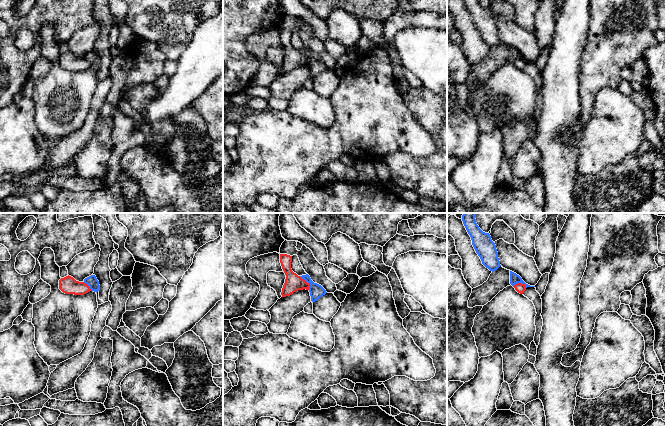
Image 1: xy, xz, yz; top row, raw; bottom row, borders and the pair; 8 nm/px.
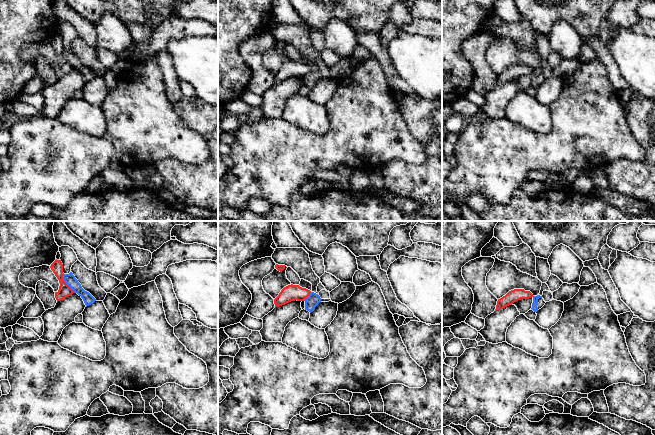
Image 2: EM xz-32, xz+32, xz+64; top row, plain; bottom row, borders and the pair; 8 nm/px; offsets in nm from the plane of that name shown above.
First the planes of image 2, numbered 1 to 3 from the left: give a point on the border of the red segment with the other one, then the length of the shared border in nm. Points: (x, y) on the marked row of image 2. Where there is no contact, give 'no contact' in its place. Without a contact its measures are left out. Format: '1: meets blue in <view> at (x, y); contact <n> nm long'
1: meets blue in xz-32 at (66, 283); contact 190 nm long
2: meets blue in xz+32 at (308, 296); contact 100 nm long
3: no contact

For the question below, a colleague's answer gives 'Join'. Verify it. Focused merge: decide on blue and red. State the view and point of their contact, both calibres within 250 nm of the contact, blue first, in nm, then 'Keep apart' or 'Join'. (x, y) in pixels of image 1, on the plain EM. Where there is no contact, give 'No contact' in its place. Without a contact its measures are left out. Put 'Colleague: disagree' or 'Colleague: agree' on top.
Colleague: disagree
Touches blue at xz (307, 58). Thickness 110 nm (blue) against 140 nm. Keep apart

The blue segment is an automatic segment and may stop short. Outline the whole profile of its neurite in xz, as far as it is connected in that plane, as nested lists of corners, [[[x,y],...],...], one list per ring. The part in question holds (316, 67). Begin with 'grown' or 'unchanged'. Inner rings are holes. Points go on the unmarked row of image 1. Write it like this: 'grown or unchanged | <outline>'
unchanged | [[[308,50],[302,51],[300,53],[310,60],[309,68],[312,78],[317,77],[320,73],[327,69],[326,66],[321,61],[314,59]]]

